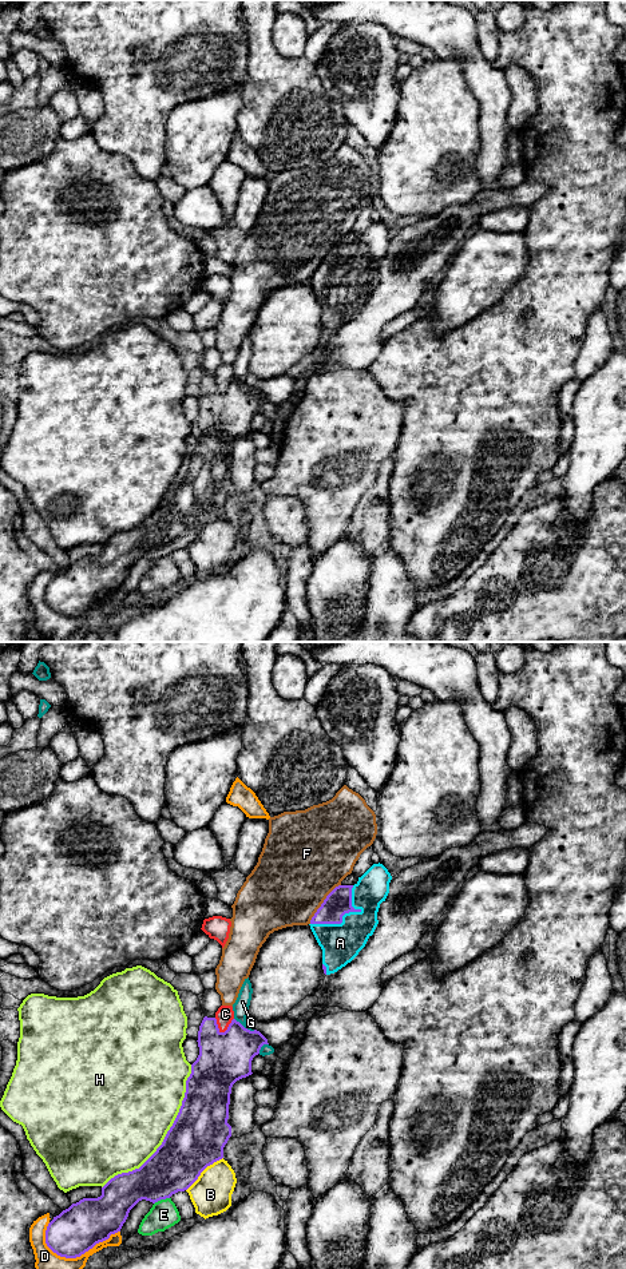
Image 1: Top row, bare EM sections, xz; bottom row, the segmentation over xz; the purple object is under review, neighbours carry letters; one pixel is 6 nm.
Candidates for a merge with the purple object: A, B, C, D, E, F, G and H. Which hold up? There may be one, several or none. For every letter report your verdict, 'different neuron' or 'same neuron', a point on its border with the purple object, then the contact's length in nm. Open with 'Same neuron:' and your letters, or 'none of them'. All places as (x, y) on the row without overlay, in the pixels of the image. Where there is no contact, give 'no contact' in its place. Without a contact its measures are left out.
Same neuron: A
A: same neuron; meets purple in xz at (343, 273); contact 360 nm long
B: different neuron; meets purple in xz at (202, 528); contact 300 nm long
C: different neuron; meets purple in xz at (228, 385); contact 130 nm long
D: different neuron; meets purple in xz at (82, 611); contact 460 nm long
E: different neuron; meets purple in xz at (161, 556); contact 100 nm long
F: different neuron; meets purple in xz at (323, 261); contact 300 nm long
G: different neuron; meets purple in xz at (244, 385); contact 150 nm long
H: different neuron; meets purple in xz at (166, 492); contact 900 nm long

